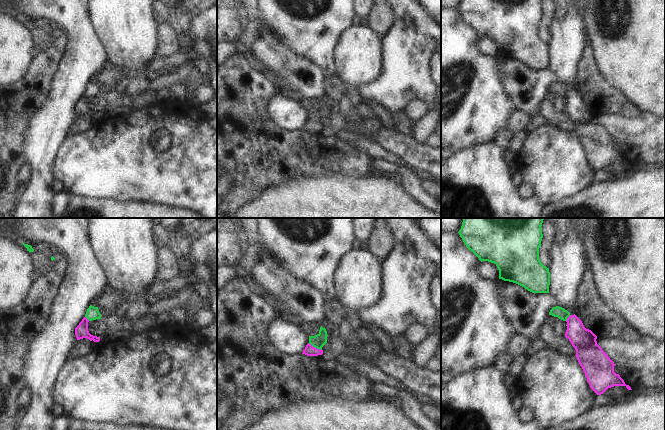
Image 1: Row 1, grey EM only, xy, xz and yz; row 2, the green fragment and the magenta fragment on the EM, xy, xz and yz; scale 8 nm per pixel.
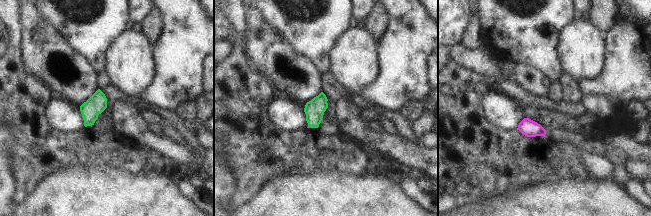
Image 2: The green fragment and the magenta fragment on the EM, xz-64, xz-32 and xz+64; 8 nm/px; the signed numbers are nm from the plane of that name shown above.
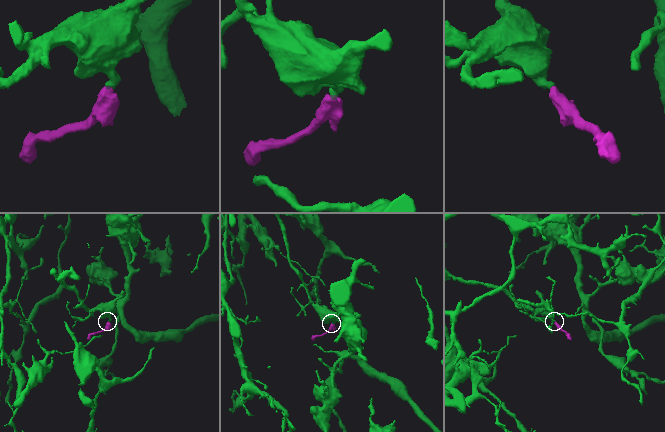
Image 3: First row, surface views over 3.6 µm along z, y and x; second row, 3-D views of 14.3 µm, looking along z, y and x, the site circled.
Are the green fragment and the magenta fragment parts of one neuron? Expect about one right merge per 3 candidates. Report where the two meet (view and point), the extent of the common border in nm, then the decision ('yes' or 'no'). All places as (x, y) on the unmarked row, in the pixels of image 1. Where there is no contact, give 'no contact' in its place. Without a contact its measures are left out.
contact xz (315, 123); length 130 nm; yes

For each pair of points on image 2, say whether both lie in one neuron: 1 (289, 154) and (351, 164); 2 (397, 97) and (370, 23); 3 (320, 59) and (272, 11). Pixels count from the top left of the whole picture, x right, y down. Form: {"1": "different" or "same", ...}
{"1": "same", "2": "different", "3": "same"}

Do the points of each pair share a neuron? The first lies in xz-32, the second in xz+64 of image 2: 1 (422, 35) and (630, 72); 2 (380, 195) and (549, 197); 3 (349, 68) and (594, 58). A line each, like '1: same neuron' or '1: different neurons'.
1: same neuron
2: same neuron
3: same neuron

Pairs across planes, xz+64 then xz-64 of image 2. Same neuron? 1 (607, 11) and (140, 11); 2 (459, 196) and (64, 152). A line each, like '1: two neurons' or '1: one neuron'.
1: two neurons
2: one neuron

